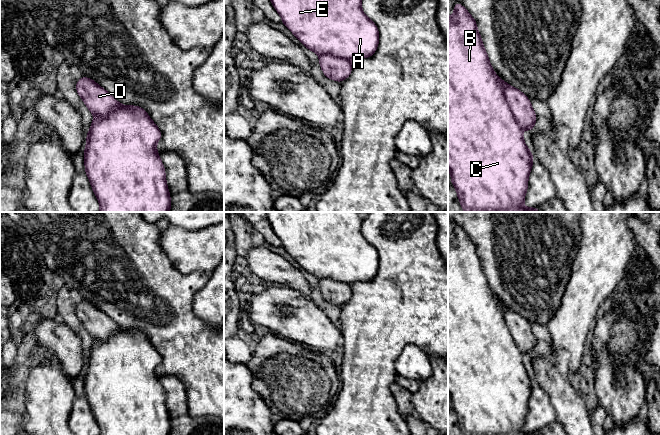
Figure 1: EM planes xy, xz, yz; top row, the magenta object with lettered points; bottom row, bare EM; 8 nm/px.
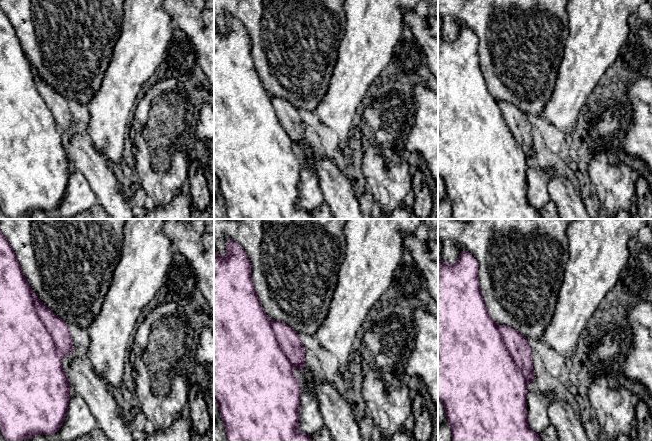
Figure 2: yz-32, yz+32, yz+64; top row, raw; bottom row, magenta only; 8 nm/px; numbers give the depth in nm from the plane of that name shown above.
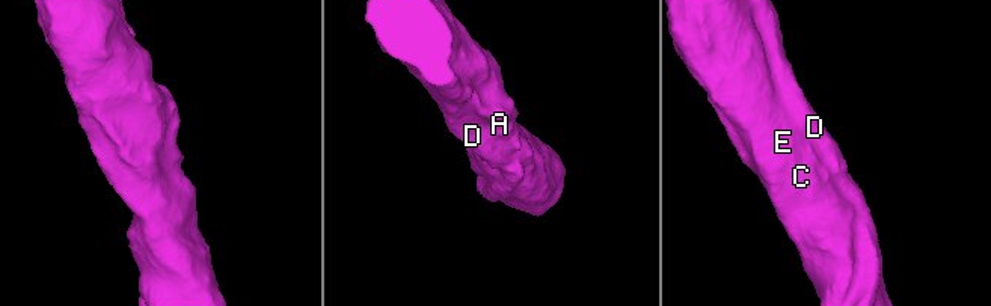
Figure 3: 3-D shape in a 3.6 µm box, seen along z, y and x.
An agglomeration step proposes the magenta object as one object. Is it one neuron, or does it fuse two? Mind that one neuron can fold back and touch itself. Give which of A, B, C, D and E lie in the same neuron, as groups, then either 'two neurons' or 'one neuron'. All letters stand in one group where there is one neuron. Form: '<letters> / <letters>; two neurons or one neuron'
A B C D E; one neuron

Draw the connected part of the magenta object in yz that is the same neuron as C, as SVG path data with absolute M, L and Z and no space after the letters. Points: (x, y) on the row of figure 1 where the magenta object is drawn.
M455 1L454 16L448 16L448 170L451 173L452 185L456 189L461 207L465 212L540 212L538 207L526 208L523 206L534 158L524 142L522 130L533 131L537 117L529 98L519 89L510 86L495 74L483 46L475 19L464 6Z

